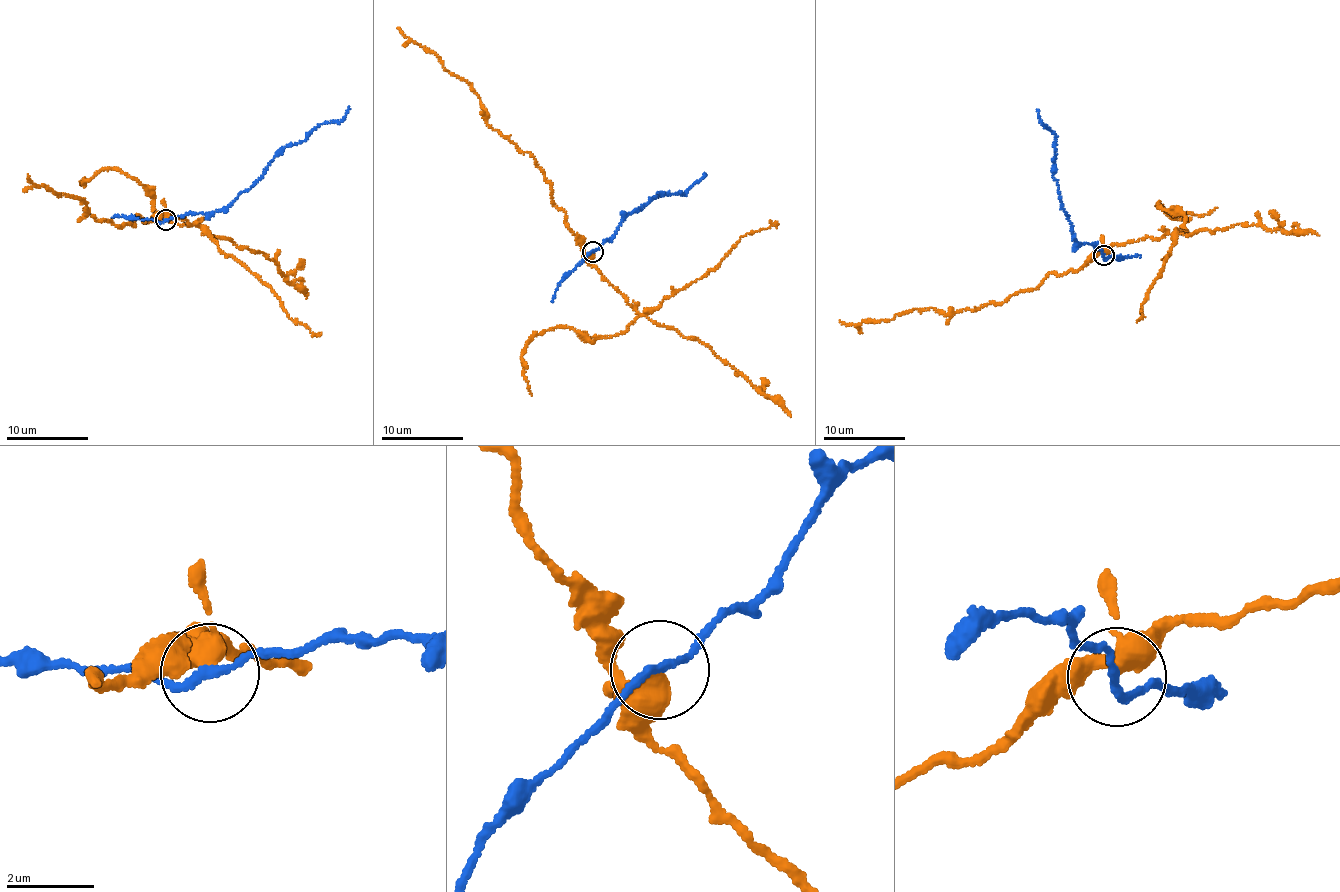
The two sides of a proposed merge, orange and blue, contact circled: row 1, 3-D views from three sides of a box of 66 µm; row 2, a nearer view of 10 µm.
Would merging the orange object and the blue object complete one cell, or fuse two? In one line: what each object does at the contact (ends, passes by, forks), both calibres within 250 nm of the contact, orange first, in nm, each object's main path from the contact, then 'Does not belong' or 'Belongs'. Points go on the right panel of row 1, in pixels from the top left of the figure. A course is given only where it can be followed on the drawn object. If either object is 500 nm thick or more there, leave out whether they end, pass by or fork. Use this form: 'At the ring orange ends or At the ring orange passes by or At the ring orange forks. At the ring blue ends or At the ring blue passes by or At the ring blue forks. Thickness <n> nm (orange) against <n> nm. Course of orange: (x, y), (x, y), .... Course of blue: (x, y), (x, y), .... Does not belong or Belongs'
At the ring orange forks. At the ring blue passes by. Thickness 340 nm (orange) against 170 nm. Course of orange: (1104, 254), (1078, 270), (1049, 274), (1004, 302), (943, 313), (909, 310), (857, 324), (840, 320). Course of blue: (1104, 254), (1092, 243), (1082, 244), (1076, 240), (1053, 175), (1056, 139), (1043, 126), (1036, 109). Does not belong

